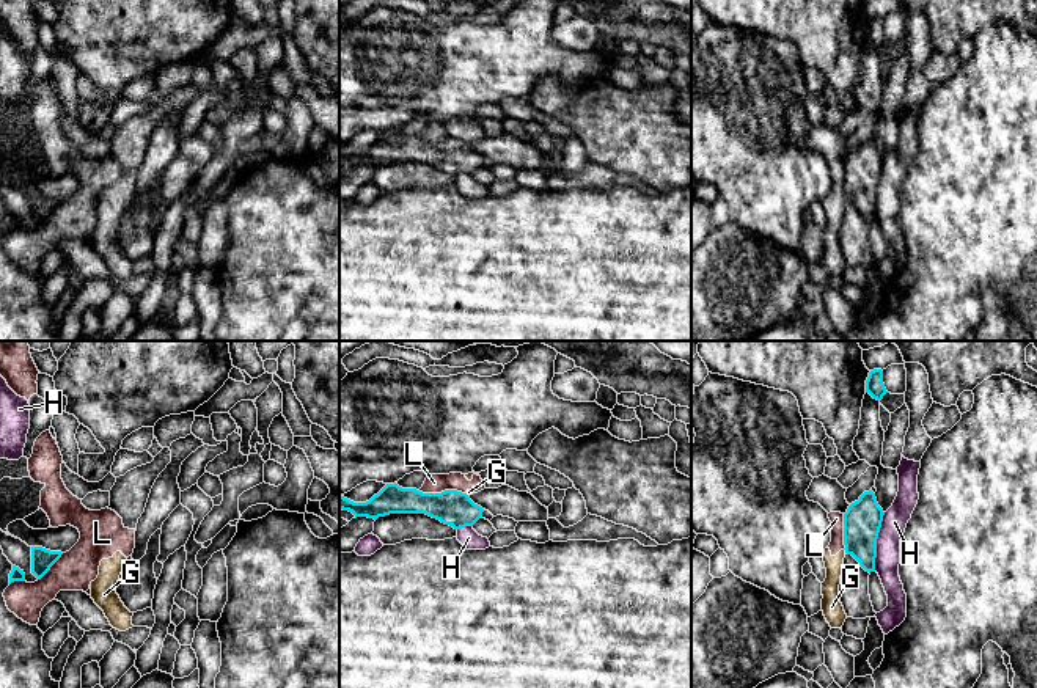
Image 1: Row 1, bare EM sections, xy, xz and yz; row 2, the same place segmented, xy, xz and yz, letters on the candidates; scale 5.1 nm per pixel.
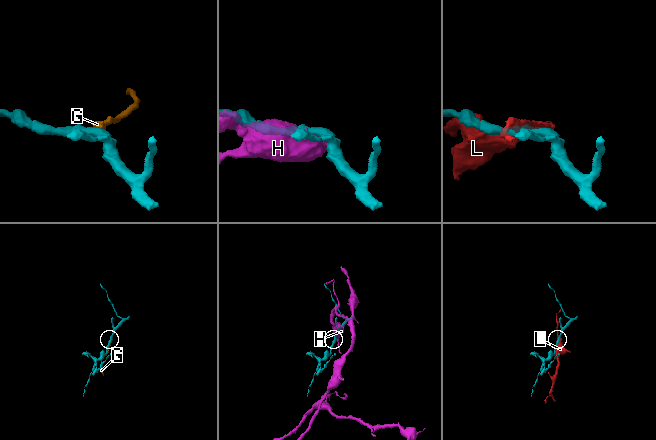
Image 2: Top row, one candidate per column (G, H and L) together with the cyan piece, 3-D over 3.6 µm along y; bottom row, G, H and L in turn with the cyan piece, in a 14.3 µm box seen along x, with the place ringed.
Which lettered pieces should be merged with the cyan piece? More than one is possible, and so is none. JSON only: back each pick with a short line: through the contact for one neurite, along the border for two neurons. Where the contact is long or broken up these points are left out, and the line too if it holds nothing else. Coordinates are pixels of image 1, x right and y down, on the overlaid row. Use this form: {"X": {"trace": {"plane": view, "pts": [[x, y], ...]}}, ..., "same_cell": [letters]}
{"same_cell": []}

